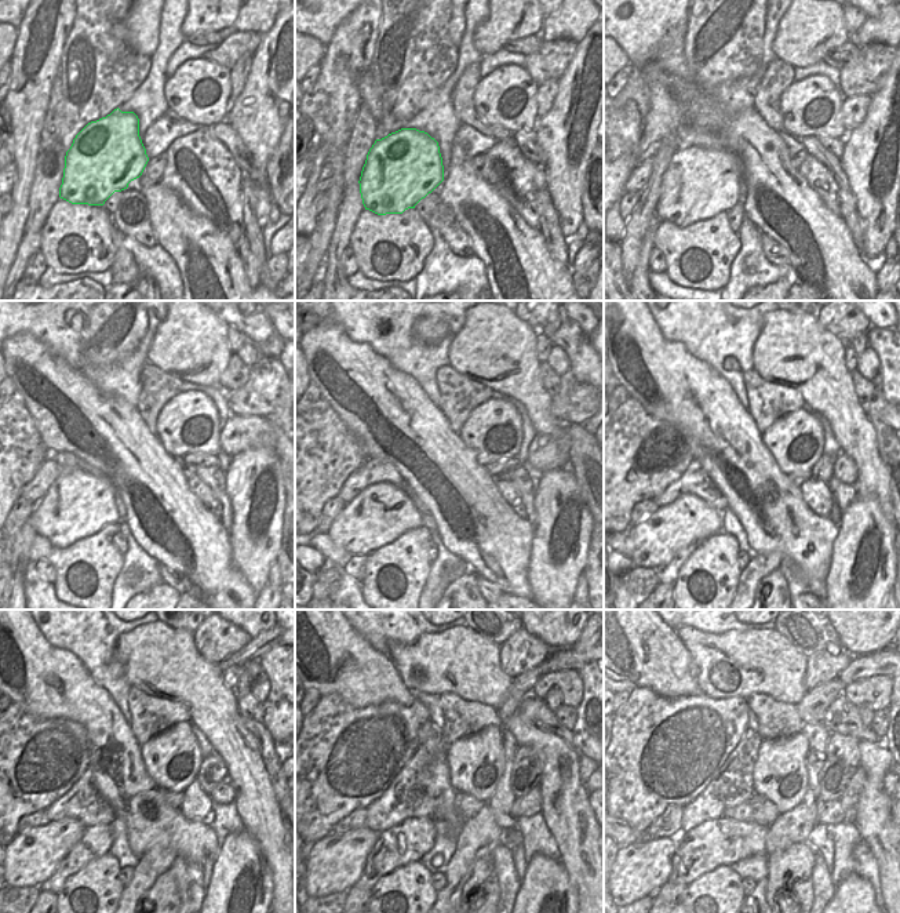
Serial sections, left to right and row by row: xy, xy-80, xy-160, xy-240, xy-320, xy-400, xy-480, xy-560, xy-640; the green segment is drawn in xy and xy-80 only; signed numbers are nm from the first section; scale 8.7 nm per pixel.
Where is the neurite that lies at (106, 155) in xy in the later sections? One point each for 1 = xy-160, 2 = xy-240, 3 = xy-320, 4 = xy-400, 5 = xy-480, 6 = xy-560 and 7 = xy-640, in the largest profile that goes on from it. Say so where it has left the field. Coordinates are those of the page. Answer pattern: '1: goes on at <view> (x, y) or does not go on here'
1: goes on at xy-160 (699, 182)
2: goes on at xy-240 (77, 504)
3: goes on at xy-320 (382, 512)
4: goes on at xy-400 (688, 520)
5: goes on at xy-480 (32, 857)
6: goes on at xy-560 (334, 864)
7: goes on at xy-640 (640, 869)

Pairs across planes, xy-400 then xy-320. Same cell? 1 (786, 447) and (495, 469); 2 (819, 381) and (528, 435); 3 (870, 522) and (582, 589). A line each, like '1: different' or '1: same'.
1: different
2: different
3: different

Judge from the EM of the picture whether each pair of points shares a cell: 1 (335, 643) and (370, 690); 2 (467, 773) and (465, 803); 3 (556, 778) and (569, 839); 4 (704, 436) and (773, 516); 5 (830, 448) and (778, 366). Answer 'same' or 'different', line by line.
1: same
2: different
3: same
4: same
5: different

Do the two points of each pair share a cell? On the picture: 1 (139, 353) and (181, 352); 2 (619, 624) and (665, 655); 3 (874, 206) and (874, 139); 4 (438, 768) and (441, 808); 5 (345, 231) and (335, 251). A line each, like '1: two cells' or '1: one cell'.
1: two cells
2: one cell
3: one cell
4: one cell
5: one cell

